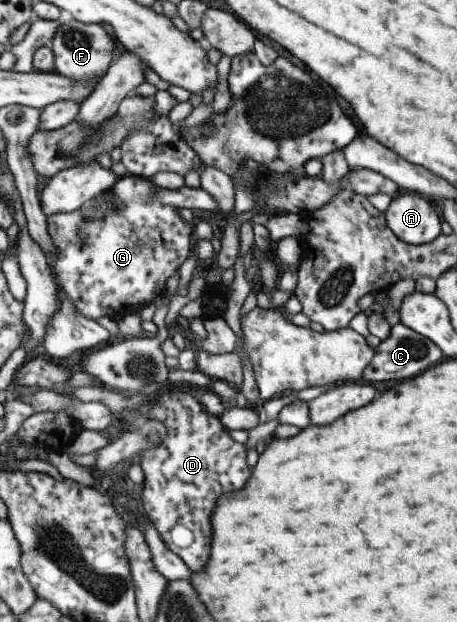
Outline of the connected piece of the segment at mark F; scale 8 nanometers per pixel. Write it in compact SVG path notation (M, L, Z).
M72 20L58 26L51 48L55 63L54 73L81 81L81 79L99 79L108 72L115 59L116 45L102 24Z

